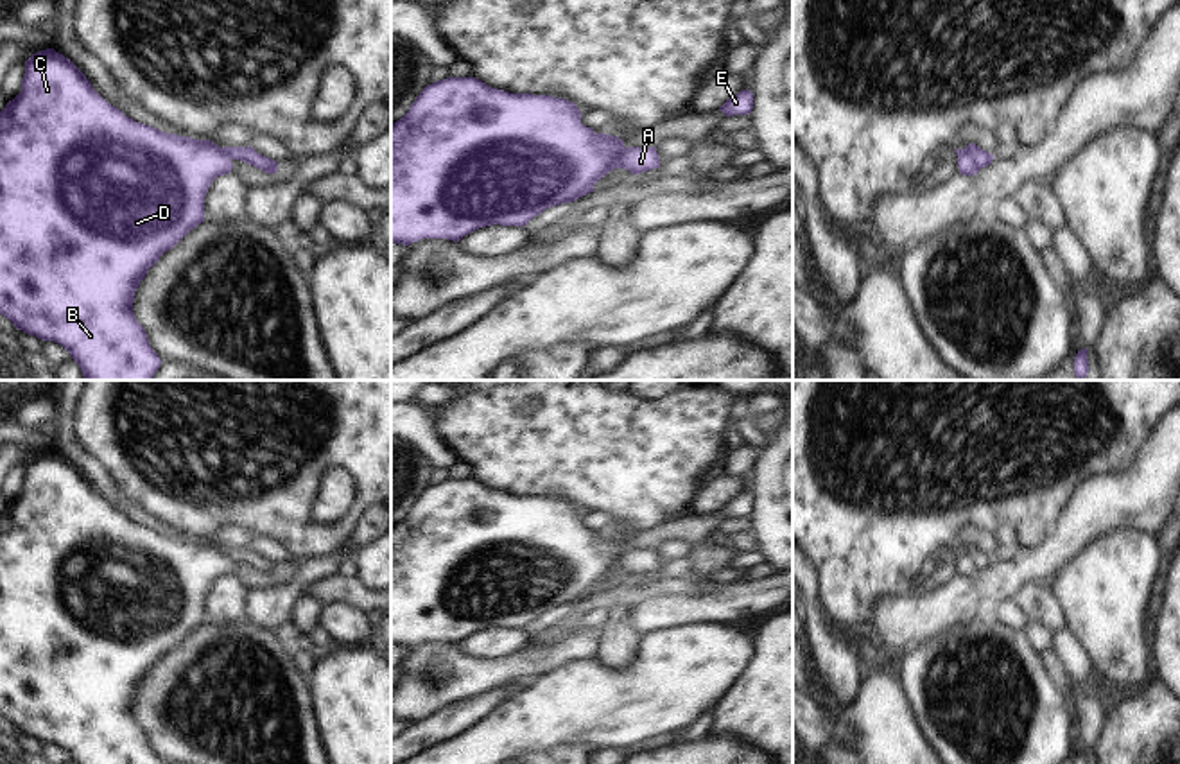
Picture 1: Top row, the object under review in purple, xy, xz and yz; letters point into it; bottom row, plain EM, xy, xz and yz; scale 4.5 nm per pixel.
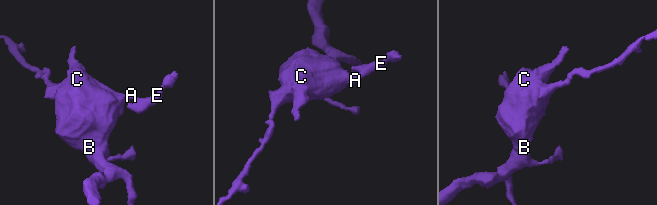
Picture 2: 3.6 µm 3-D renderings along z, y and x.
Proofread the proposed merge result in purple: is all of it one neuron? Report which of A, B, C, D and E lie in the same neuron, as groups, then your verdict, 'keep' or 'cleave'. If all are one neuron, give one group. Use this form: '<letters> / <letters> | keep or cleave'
A E / B C D | cleave

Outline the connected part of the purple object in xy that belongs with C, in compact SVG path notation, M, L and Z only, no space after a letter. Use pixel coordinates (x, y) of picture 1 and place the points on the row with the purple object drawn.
M54 48L32 54L25 61L22 91L0 111L0 314L25 334L61 344L79 364L84 380L151 380L161 359L151 348L143 326L134 319L134 292L160 256L204 221L204 197L212 181L230 174L231 169L231 160L212 140L169 135L126 117L93 90L68 57Z

